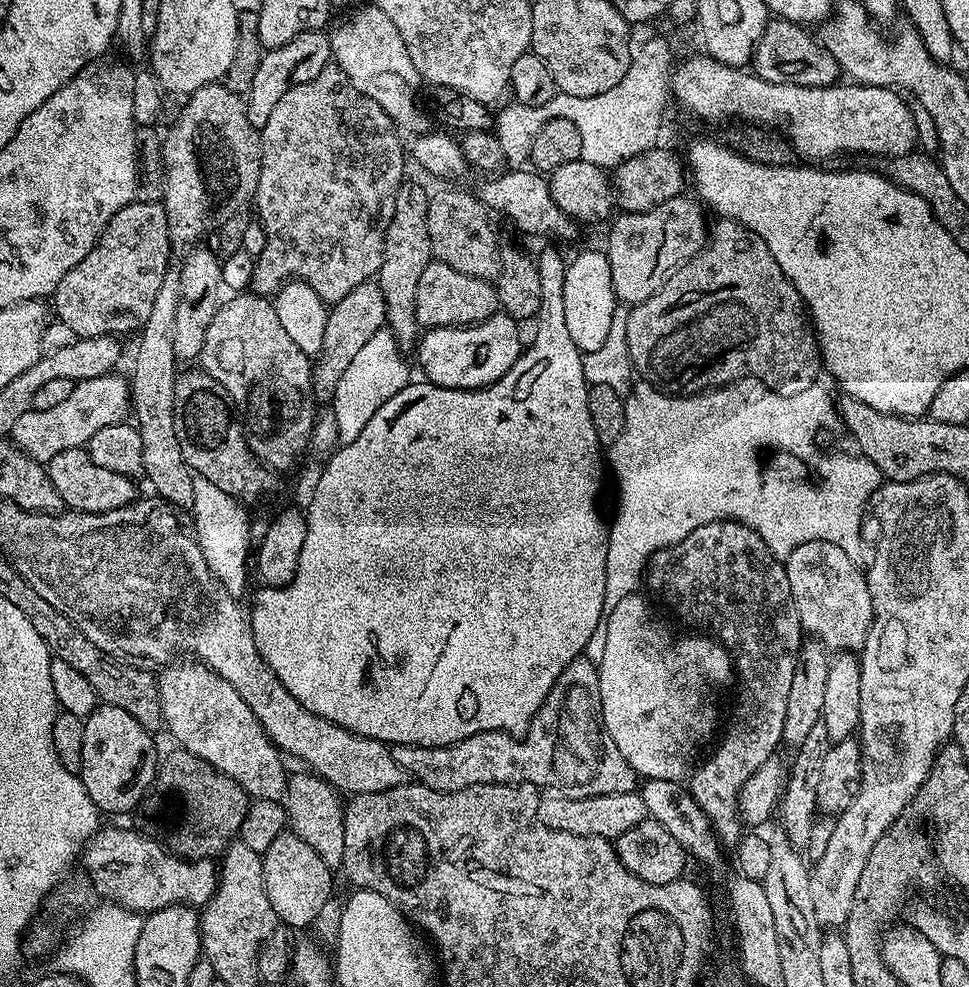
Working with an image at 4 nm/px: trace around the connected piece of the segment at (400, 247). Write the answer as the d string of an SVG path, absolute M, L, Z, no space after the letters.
M412 178L405 179L398 194L394 198L394 218L390 218L390 226L386 230L384 249L382 250L382 266L378 273L378 283L382 290L382 298L386 298L387 331L392 331L395 347L408 354L413 351L422 329L416 323L414 297L418 295L418 282L422 278L422 270L434 257L430 246L430 230L426 230L426 210L428 209L429 189L415 184Z

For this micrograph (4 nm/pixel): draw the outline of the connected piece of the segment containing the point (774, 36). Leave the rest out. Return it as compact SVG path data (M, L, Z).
M779 18L769 19L762 38L752 52L751 67L757 76L775 84L797 84L798 86L822 86L829 88L841 79L840 63L824 48L807 27Z

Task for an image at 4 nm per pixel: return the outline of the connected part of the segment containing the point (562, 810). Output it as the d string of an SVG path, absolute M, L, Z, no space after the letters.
M545 788L540 793L538 814L546 826L562 830L566 834L579 836L607 836L615 838L626 834L634 826L641 824L645 818L644 799L639 791L626 794L602 794L590 798L570 798L565 792L556 788Z

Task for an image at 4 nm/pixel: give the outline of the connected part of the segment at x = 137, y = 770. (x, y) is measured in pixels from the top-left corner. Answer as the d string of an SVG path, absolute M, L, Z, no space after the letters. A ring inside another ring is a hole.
M101 703L89 716L83 717L82 762L78 773L86 786L86 794L100 808L101 813L128 812L140 804L140 799L149 795L156 781L158 752L153 733L143 728L134 718L126 714L122 706Z

